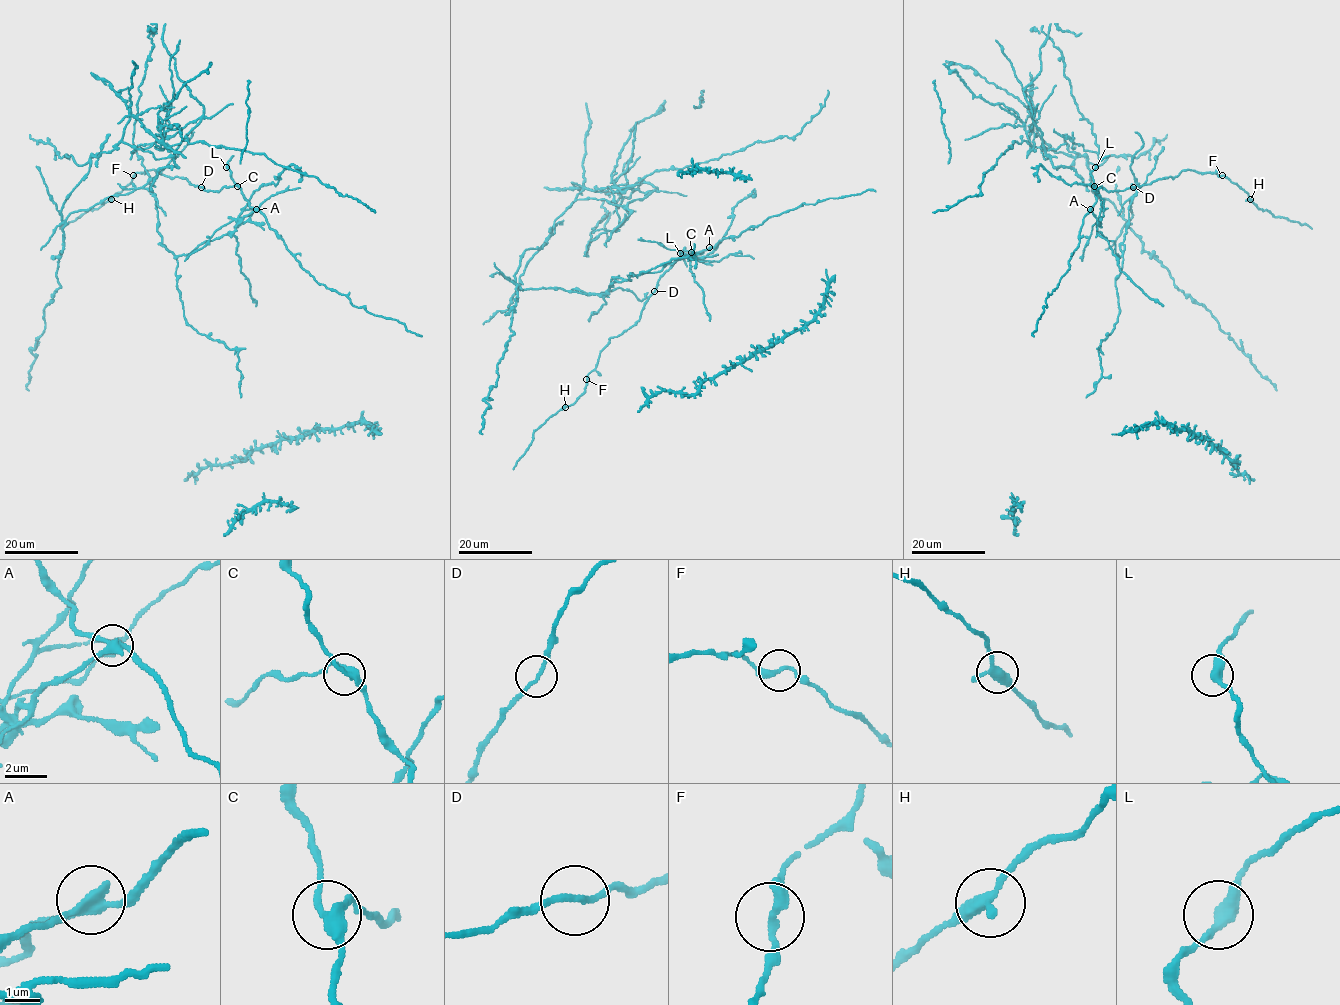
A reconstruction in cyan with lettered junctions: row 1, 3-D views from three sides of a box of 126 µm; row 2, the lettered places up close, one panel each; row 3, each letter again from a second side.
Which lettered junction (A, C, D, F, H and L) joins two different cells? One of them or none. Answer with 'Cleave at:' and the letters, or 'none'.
Cleave at: A

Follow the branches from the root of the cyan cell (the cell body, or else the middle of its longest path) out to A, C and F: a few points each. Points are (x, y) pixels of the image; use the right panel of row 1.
A: (1133, 195), (1137, 188), (1120, 256), (1115, 243), (1097, 231), (1097, 219), (1090, 209)
C: (1133, 195), (1137, 188), (1118, 256), (1115, 243), (1097, 231), (1091, 210), (1094, 186)
F: (1133, 195), (1137, 188), (1118, 256), (1097, 231), (1097, 184), (1122, 191), (1187, 170), (1222, 175)

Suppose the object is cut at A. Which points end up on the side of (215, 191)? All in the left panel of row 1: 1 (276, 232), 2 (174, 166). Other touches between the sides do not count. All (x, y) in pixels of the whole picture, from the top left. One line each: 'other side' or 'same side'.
1: same side
2: other side

